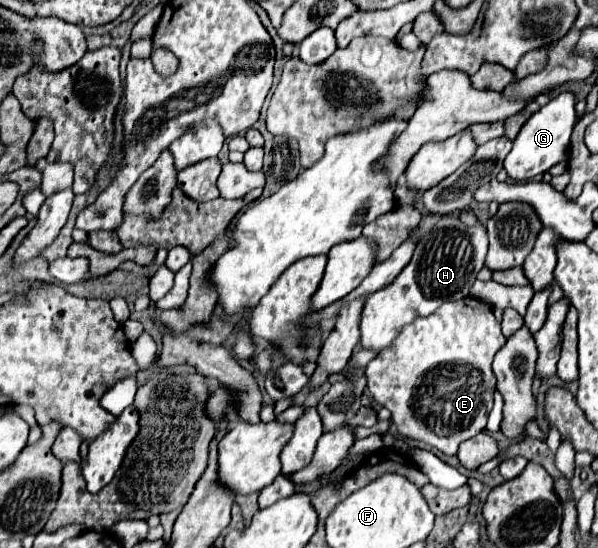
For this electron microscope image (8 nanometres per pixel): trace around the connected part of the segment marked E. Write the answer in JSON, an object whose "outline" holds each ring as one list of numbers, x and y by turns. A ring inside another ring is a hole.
{"outline":[[462,298,456,302,446,302,426,320,415,320,404,326,402,334,392,348,382,350,368,366,366,380,370,396,392,412,392,422,398,432,406,438,420,440,438,448,440,452,454,456,462,440,474,438,486,428,488,414,494,402,496,376,492,372,492,358,500,346,504,346,506,336,502,334,500,322,494,318,492,306,476,298]]}

